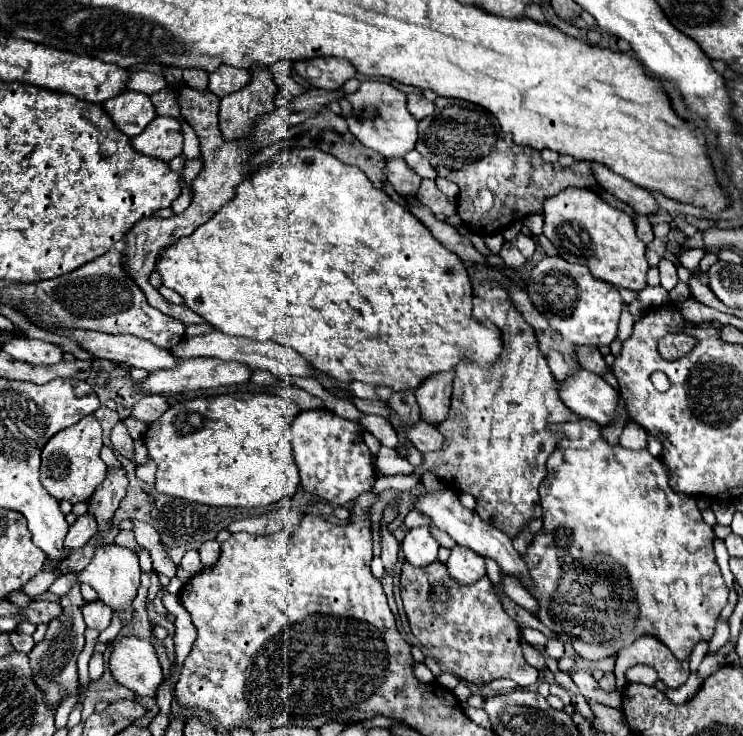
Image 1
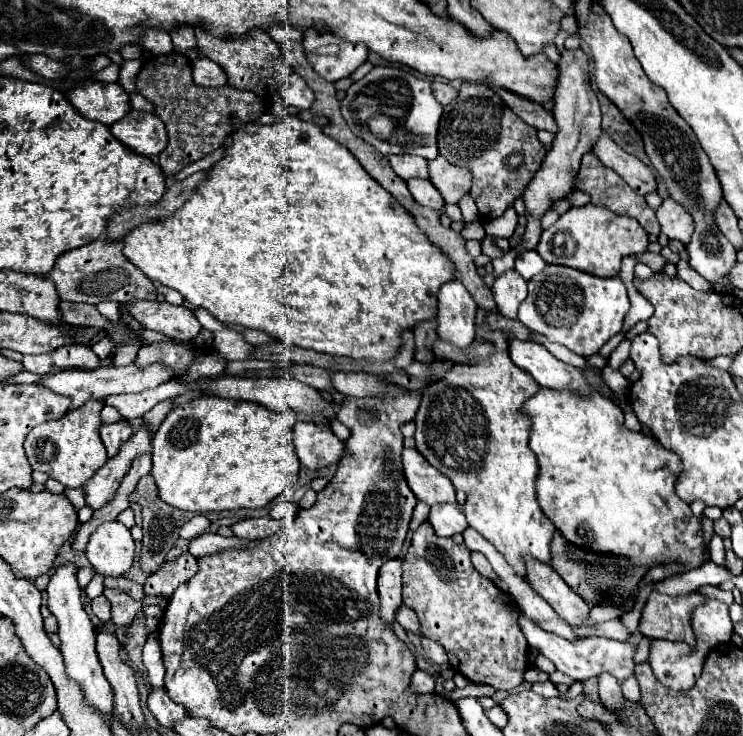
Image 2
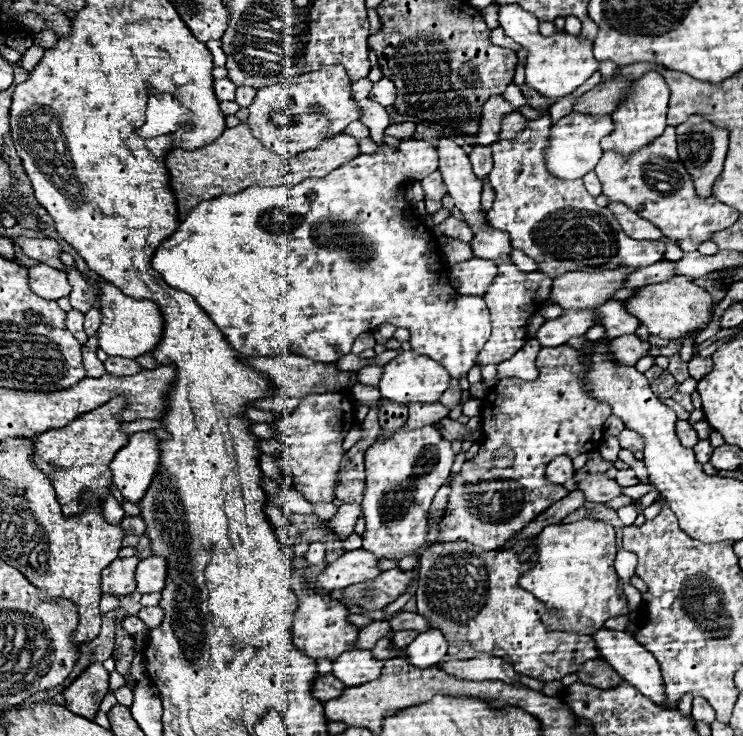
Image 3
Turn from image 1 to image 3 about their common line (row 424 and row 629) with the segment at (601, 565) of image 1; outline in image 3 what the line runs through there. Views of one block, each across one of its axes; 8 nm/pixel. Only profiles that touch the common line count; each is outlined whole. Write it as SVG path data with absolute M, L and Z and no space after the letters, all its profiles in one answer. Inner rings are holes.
M578 520L572 524L556 524L544 528L538 538L536 546L528 546L520 560L528 560L532 552L538 552L536 566L528 570L526 574L520 576L518 584L520 588L532 592L546 608L552 610L545 613L541 620L548 630L566 630L566 632L576 632L576 634L592 634L604 626L606 620L624 616L630 612L626 594L622 594L622 580L614 570L614 558L616 558L616 534L614 528L606 522L594 522L594 520Z

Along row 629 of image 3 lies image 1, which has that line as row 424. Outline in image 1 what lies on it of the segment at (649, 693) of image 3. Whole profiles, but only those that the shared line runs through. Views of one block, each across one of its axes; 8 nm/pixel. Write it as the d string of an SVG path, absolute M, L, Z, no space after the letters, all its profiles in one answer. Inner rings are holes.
M578 368L568 378L558 380L558 396L572 412L582 418L590 418L600 426L612 422L618 406L618 392L608 386L602 376L584 368Z

